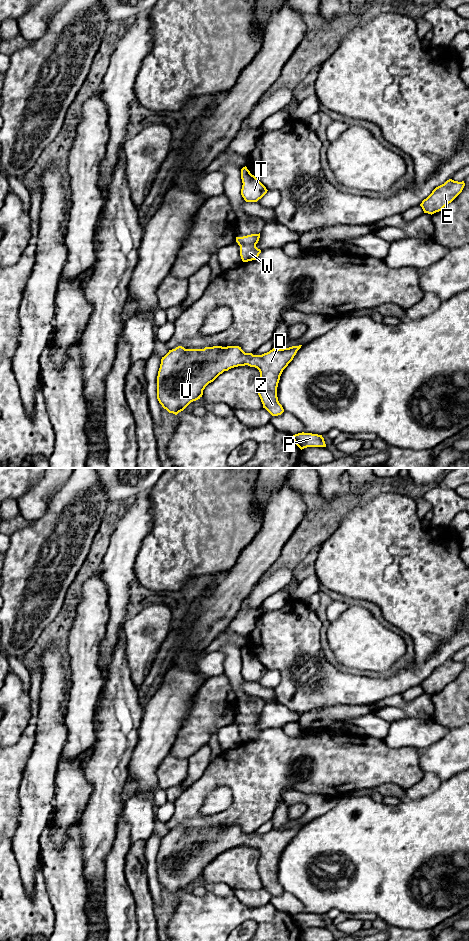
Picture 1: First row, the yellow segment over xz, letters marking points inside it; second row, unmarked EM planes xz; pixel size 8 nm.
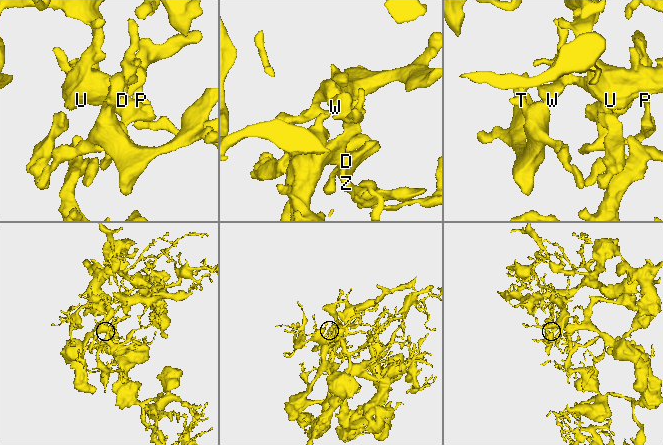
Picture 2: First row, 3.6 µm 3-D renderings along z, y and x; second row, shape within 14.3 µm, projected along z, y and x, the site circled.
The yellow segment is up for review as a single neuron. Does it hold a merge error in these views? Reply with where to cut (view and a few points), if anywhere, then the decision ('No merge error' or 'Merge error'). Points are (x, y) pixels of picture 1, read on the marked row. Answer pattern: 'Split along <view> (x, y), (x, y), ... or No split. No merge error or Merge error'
No split. No merge error

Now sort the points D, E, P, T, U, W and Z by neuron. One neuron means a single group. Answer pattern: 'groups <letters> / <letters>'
groups D E P T U W Z

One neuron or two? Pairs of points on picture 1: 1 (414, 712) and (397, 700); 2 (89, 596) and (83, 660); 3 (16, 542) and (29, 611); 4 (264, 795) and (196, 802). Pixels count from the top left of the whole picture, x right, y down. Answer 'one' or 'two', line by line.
1: one
2: one
3: one
4: one

